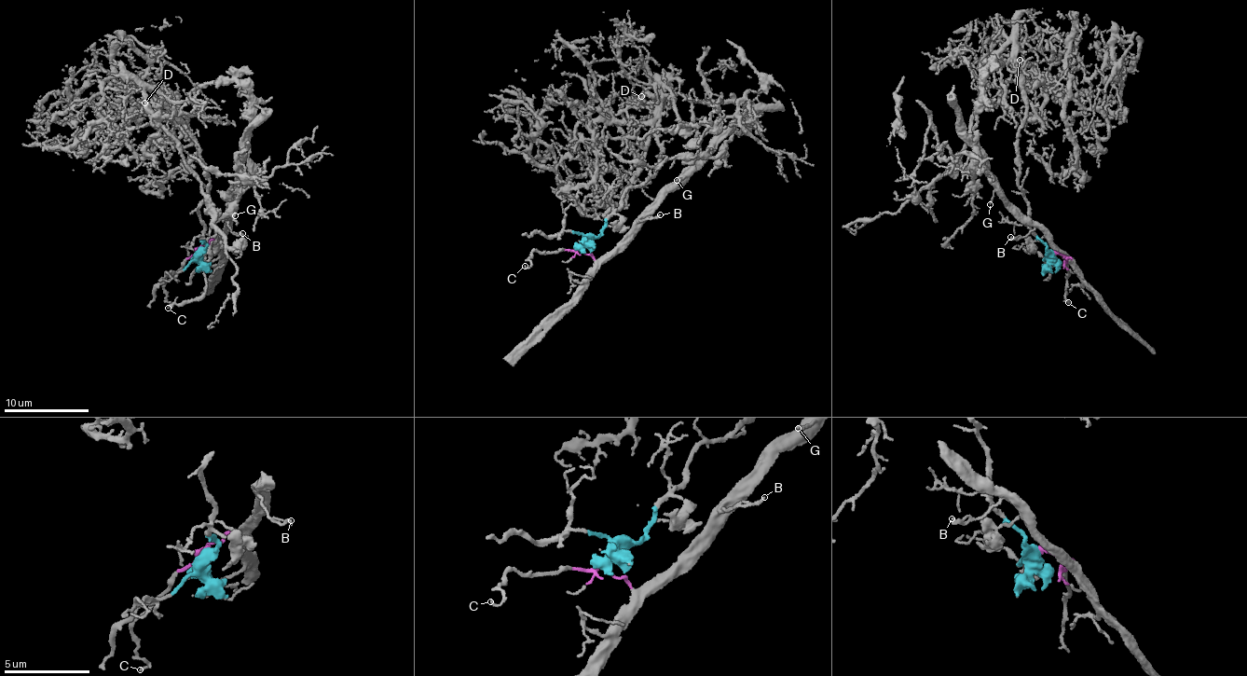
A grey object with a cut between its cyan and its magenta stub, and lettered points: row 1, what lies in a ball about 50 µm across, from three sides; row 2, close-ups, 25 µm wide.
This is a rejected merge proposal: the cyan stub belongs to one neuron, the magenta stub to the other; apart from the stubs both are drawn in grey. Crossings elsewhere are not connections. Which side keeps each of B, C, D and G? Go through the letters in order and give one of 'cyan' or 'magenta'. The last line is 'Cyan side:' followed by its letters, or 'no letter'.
B: magenta
C: magenta
D: cyan
G: magenta
Cyan side: D

